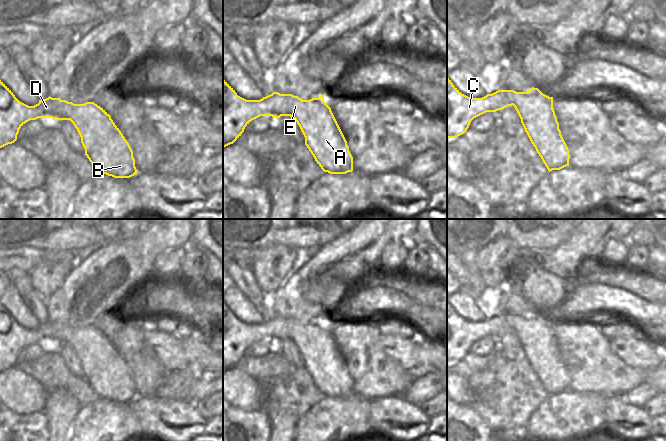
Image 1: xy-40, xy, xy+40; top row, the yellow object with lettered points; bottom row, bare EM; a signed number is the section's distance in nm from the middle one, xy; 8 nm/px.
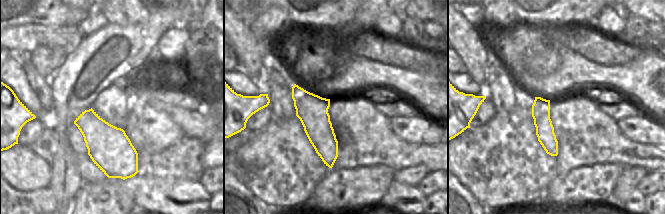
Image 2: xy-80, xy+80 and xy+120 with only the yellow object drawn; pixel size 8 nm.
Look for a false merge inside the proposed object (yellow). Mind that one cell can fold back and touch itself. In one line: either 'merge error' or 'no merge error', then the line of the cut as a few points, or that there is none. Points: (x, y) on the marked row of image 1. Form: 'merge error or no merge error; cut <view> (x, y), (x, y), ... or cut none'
merge error; cut xy (285, 94), (280, 115)

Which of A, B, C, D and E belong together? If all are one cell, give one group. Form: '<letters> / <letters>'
A B E / C D

